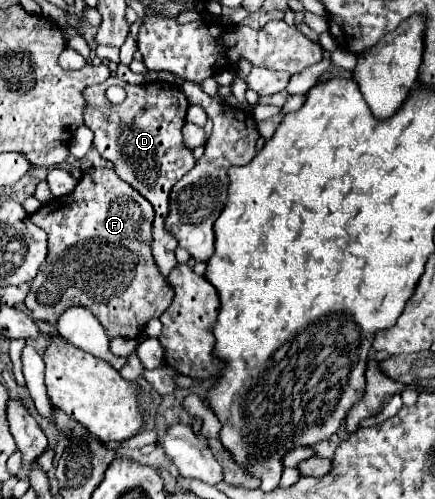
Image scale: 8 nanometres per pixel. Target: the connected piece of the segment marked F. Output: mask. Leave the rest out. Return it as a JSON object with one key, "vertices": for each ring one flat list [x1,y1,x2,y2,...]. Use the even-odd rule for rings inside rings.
{"vertices":[[93,167,91,171,87,171,87,173,81,177,81,181,79,181,77,187,73,189,73,193,69,193,67,197,61,197,61,199,57,199,57,201,51,199,51,201,45,203,39,211,35,211,35,213,31,215,31,221,49,235,49,255,47,255,45,263,41,265,37,277,29,283,31,289,29,289,29,293,27,293,25,307,31,311,33,319,37,319,37,321,49,321,49,323,55,325,59,313,63,313,67,307,71,307,71,305,83,305,83,307,87,307,87,309,93,311,93,315,95,315,95,317,101,321,101,325,107,329,109,337,129,337,129,339,139,337,139,335,143,333,147,321,159,317,159,315,171,305,171,301,173,301,173,289,167,285,167,281,165,281,163,275,159,273,159,269,157,269,157,265,155,265,155,259,153,259,153,253,151,253,153,217,155,217,153,205,151,205,137,189,133,189,129,183,125,183,121,177,117,177,113,167,97,167,97,169]]}

